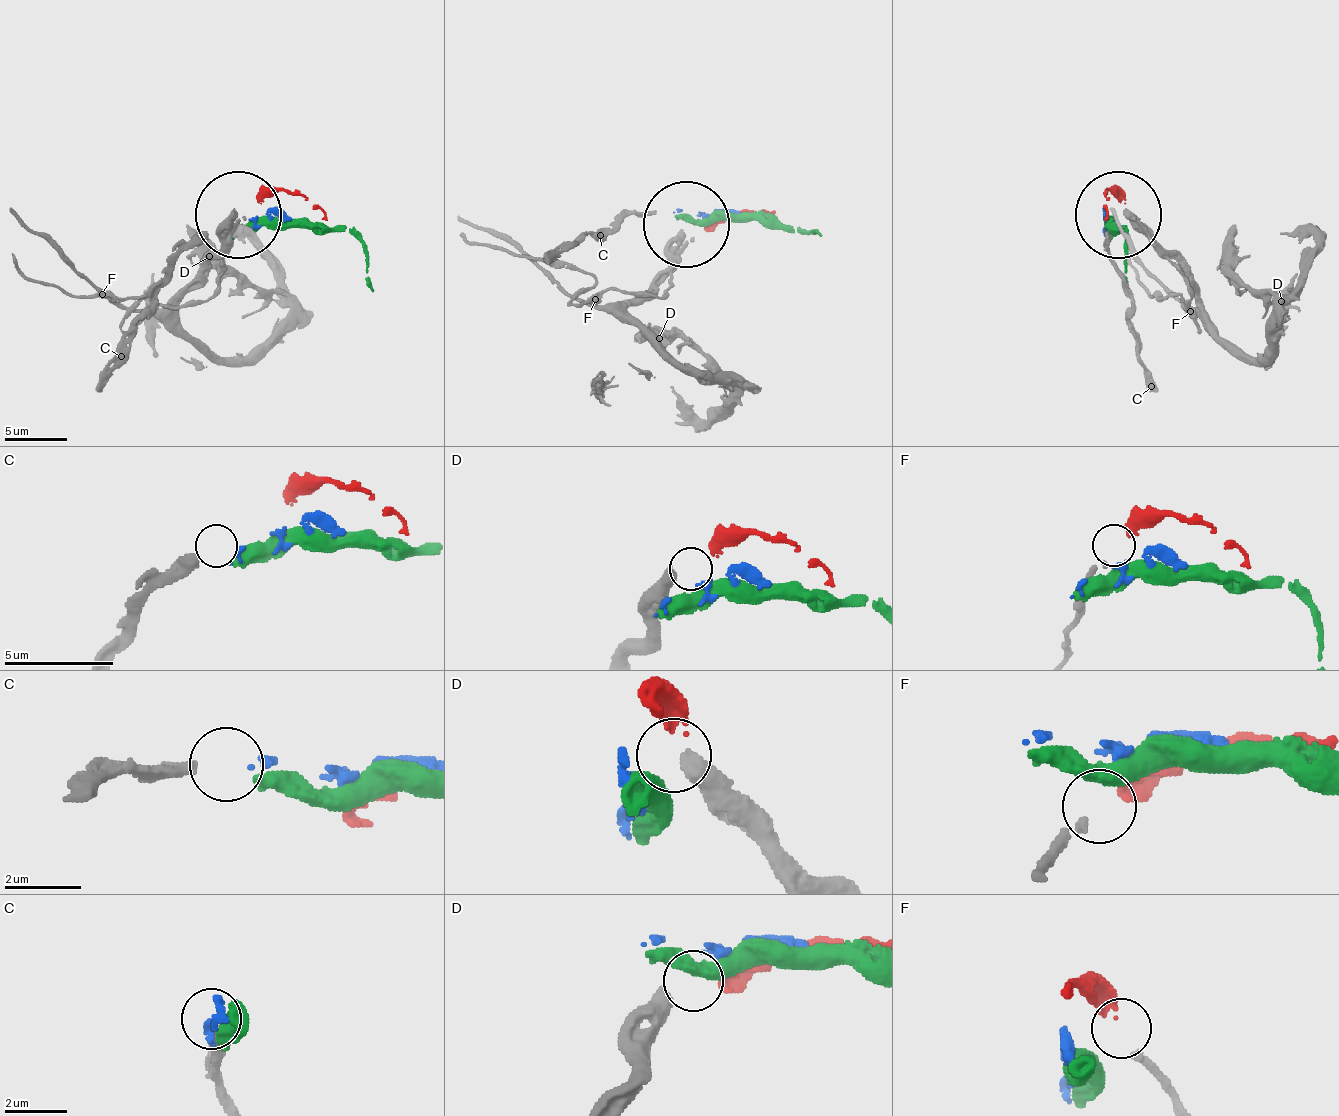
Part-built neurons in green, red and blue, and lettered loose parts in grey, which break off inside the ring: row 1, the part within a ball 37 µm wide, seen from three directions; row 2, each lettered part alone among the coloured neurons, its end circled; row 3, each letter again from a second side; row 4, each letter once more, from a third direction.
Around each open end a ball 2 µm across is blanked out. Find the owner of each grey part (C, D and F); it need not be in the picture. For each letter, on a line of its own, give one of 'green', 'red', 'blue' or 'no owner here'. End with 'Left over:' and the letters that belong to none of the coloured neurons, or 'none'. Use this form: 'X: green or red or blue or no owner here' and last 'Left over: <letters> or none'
C: blue
D: no owner here
F: red
Left over: D

